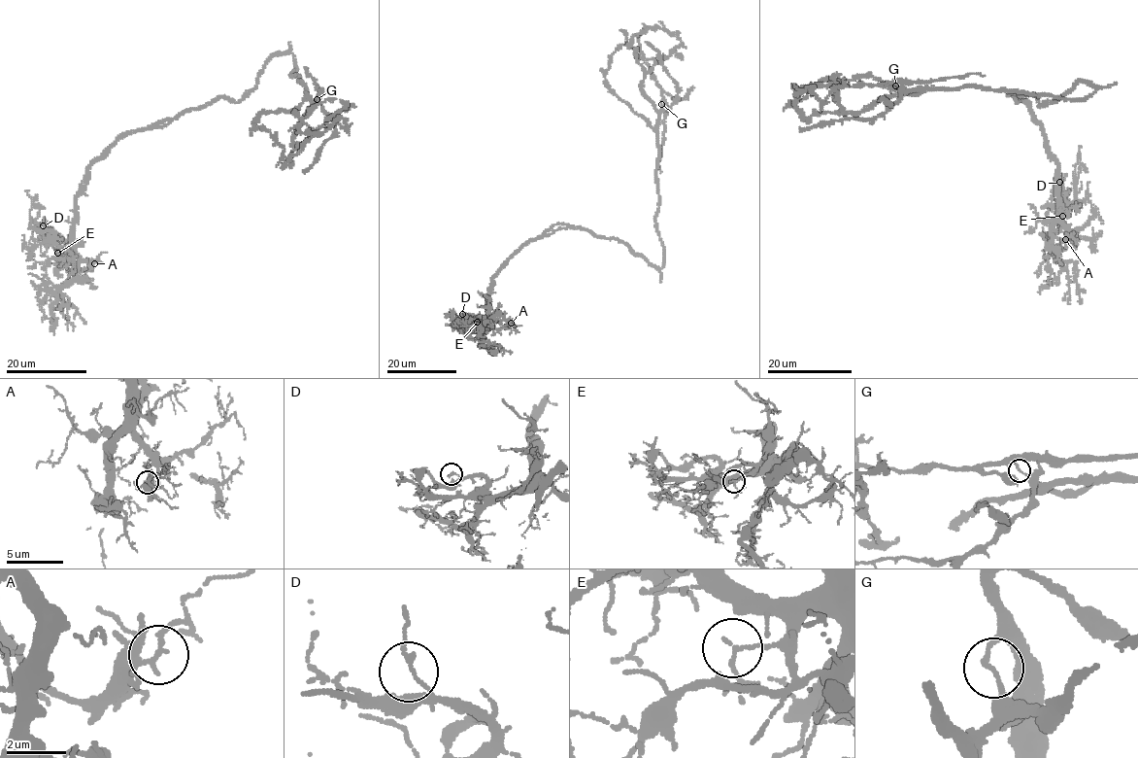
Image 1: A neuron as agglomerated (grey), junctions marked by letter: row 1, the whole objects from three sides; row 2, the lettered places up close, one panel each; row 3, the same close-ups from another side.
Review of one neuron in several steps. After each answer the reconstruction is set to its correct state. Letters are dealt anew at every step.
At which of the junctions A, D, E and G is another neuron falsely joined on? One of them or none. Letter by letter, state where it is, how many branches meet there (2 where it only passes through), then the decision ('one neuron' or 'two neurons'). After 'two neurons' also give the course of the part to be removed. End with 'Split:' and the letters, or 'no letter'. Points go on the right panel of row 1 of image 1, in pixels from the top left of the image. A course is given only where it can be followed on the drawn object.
A: at (1065, 239); 2 branches meet; one neuron
D: at (1059, 182); 2 branches meet; one neuron
E: at (1062, 216); 2 branches meet; one neuron
G: at (895, 86); 2 branches meet; two neurons; foreign part runs (895, 86), (892, 83), (856, 86), (811, 85), (795, 90), (794, 107), (805, 120)
Split: G

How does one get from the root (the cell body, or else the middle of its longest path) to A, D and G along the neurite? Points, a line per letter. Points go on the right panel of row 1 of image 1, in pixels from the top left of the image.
A: (1052, 102), (1040, 107), (1036, 95), (1014, 97), (1042, 126), (1047, 153), (1056, 165), (1065, 239)
D: (1052, 102), (1040, 107), (1036, 95), (1014, 97), (1042, 126), (1047, 153), (1057, 167), (1062, 211), (1059, 182)
G: (1052, 102), (1080, 81), (1097, 88), (1081, 99), (1064, 99), (1054, 95), (972, 86), (903, 91), (895, 86)

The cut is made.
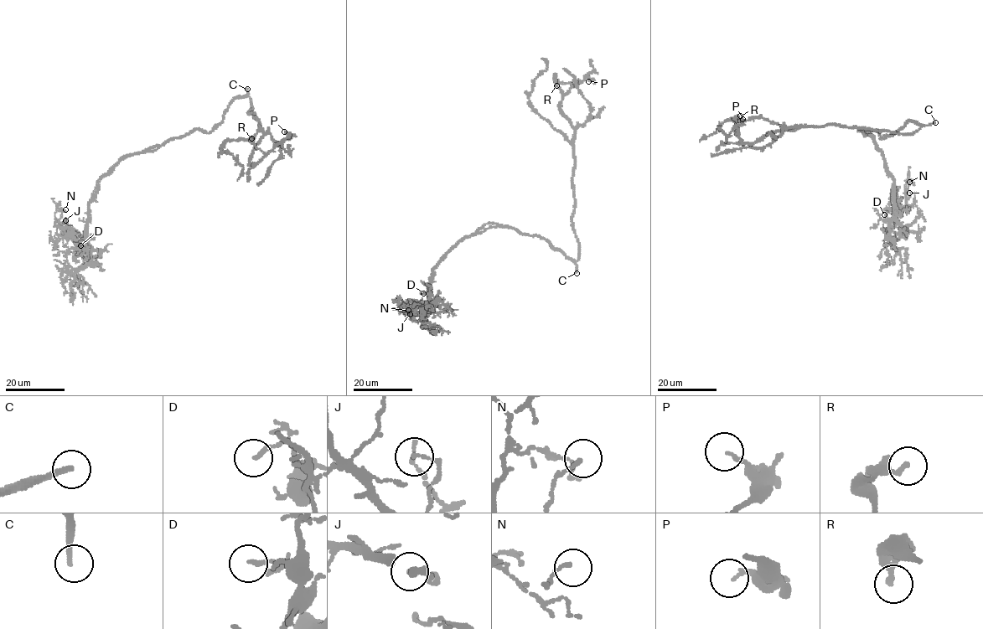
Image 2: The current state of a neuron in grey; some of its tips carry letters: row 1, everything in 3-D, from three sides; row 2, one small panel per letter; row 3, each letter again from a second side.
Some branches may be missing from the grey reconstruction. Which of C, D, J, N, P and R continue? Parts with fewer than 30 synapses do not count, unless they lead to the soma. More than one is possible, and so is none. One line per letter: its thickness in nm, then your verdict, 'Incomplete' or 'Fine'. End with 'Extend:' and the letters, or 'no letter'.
C: Thickness 190 nm. Incomplete
D: Thickness 150 nm. Fine
J: Thickness 120 nm. Fine
N: Thickness 130 nm. Fine
P: Thickness 140 nm. Fine
R: Thickness 150 nm. Fine
Extend: C

